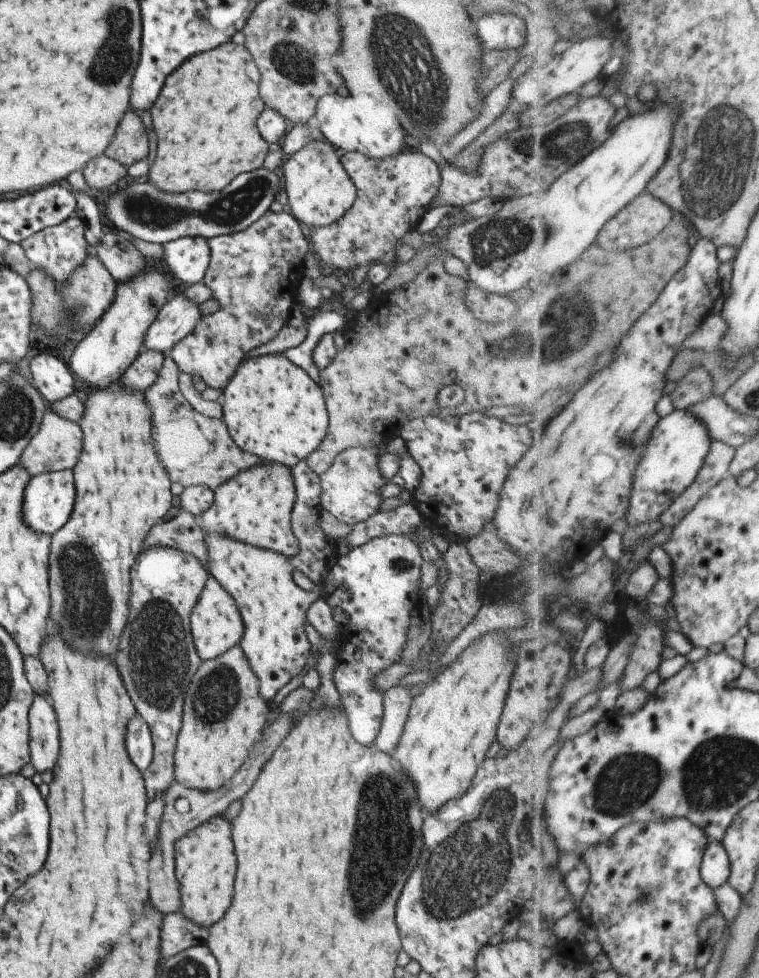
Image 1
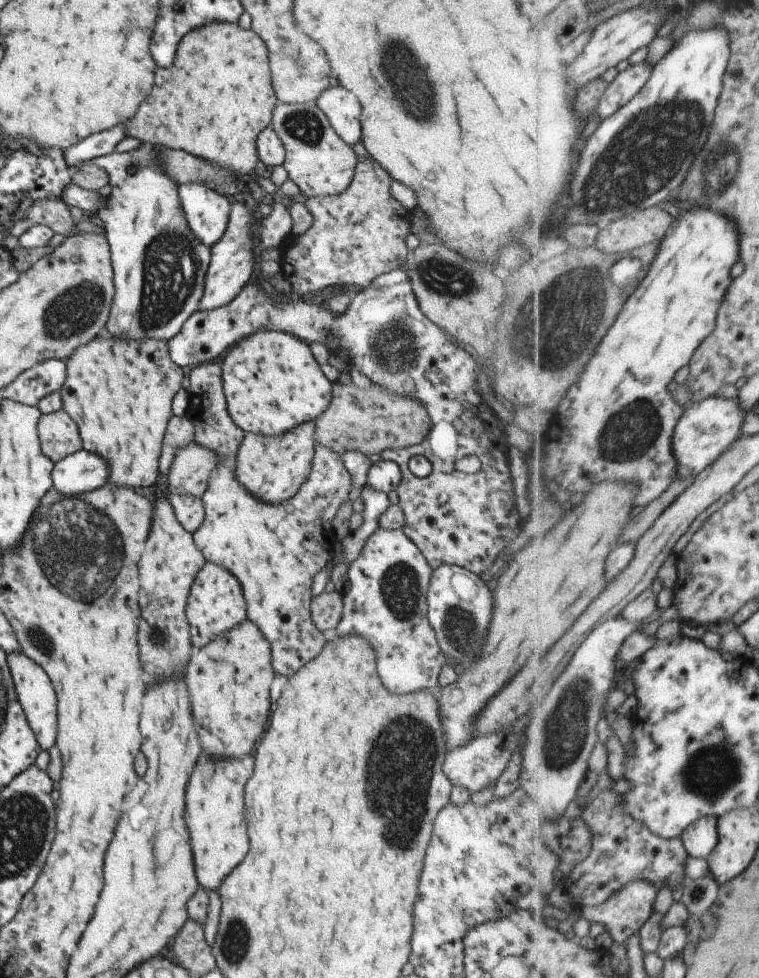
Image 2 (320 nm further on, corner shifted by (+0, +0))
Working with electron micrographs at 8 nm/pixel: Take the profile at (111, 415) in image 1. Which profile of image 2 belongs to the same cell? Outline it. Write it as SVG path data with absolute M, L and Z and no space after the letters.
M101 332L76 346L66 358L65 378L59 390L62 409L76 422L81 449L102 456L108 462L107 485L143 488L150 493L158 475L157 458L161 439L172 416L172 398L185 384L186 371L170 359L168 342L149 336L136 341Z

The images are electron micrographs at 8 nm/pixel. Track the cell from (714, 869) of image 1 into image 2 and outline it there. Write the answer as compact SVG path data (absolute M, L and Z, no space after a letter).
M708 816L700 818L680 836L688 849L689 856L706 859L719 842L718 818Z

